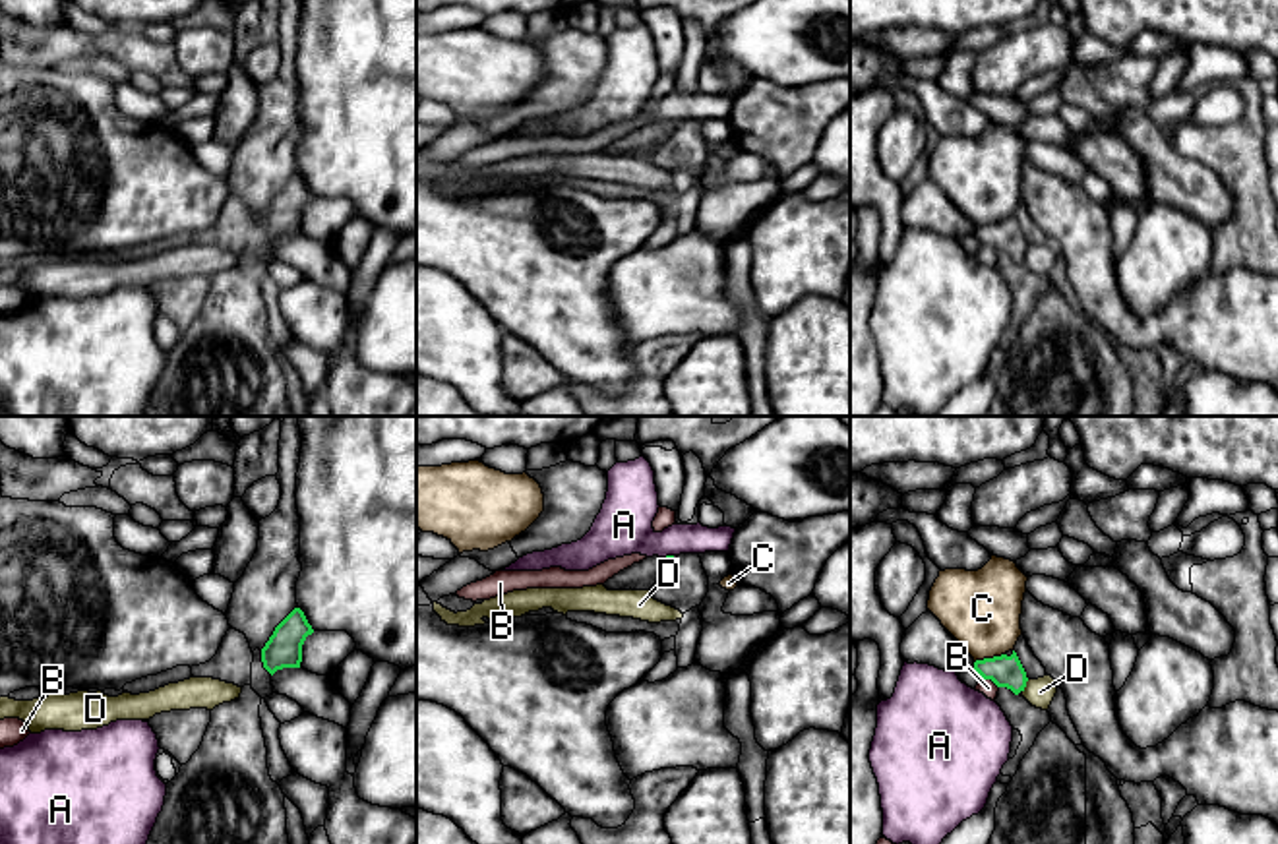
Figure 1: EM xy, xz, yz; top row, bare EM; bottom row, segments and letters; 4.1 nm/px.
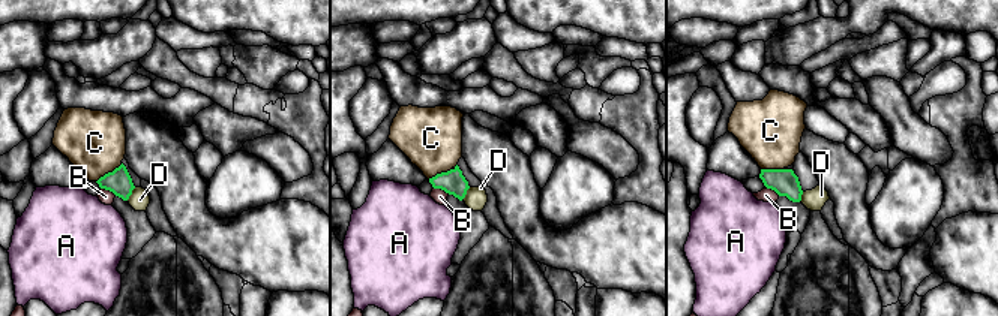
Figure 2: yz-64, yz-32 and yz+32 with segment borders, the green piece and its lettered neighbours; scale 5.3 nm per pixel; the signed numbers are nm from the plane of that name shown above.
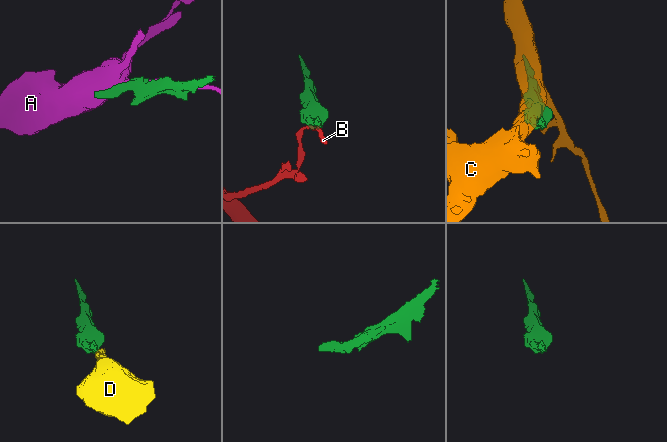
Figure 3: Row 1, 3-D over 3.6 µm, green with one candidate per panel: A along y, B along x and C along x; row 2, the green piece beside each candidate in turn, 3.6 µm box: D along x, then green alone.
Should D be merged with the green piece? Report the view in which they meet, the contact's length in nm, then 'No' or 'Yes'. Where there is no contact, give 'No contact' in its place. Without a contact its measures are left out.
Touches green in yz. Shared border 60 nm. No

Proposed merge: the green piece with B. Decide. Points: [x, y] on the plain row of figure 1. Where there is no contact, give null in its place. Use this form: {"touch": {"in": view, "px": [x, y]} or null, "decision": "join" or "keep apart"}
{"touch": {"in": "yz", "px": [990, 244]}, "decision": "keep apart"}

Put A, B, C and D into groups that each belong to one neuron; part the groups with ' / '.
A / B / C / D

